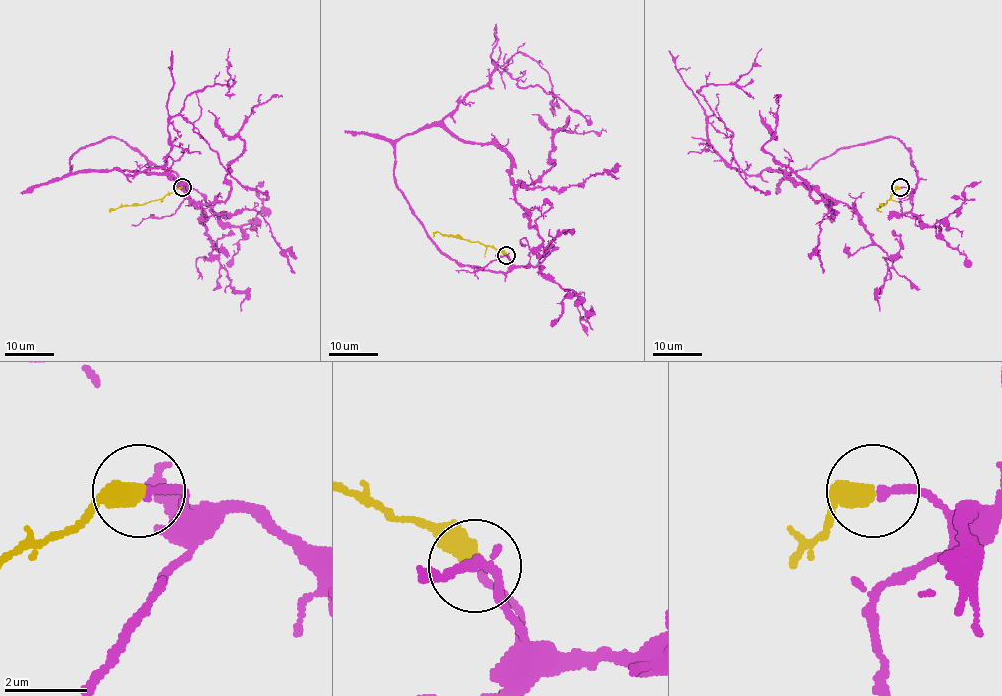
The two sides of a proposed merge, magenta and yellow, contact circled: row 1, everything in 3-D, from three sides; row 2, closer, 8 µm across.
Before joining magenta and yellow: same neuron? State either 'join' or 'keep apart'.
join

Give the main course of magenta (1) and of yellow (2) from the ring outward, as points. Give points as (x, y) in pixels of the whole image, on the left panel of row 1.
1: (182, 187), (118, 138), (70, 159), (70, 171), (170, 174), (193, 201), (224, 201), (243, 122), (282, 97)
2: (182, 187), (154, 201), (113, 208), (109, 212)

